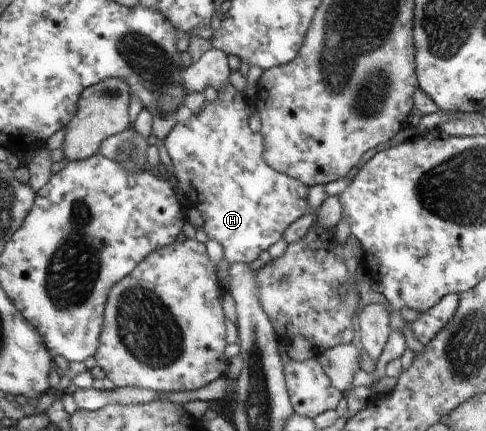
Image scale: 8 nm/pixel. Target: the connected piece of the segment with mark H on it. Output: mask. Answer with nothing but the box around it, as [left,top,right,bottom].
[164,81,311,266]

